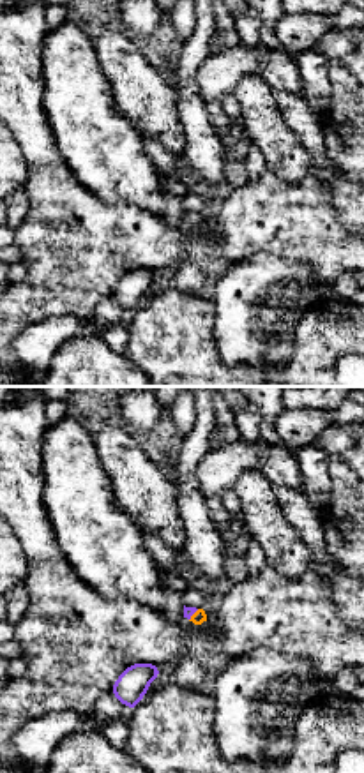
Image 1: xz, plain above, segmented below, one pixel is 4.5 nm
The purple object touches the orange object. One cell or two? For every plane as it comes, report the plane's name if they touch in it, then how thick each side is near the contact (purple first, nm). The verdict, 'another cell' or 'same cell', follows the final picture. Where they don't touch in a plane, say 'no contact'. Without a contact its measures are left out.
xz | 50/60 nm

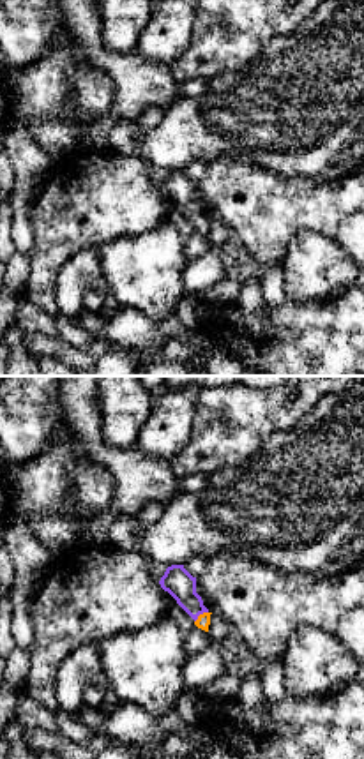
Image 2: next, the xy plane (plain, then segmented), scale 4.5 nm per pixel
xy | 140/60 nm

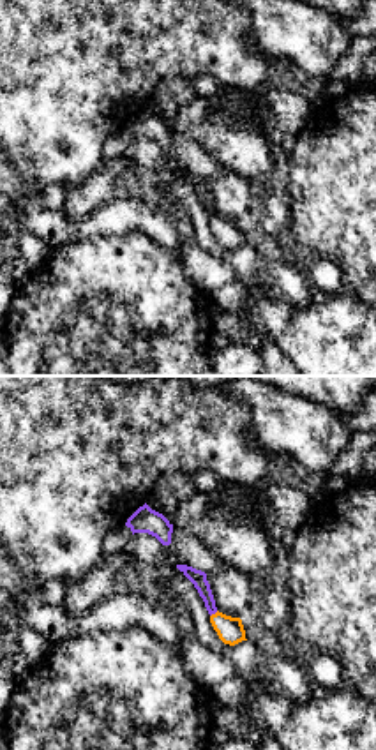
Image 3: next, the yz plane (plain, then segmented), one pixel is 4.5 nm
yz | 70/120 nm

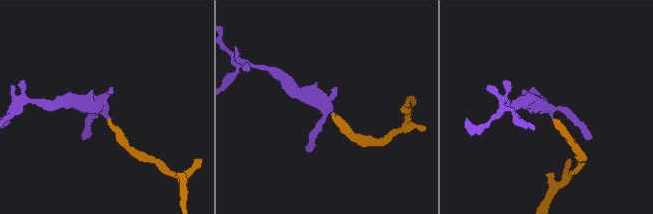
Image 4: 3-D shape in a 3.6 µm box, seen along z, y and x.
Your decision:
same cell

